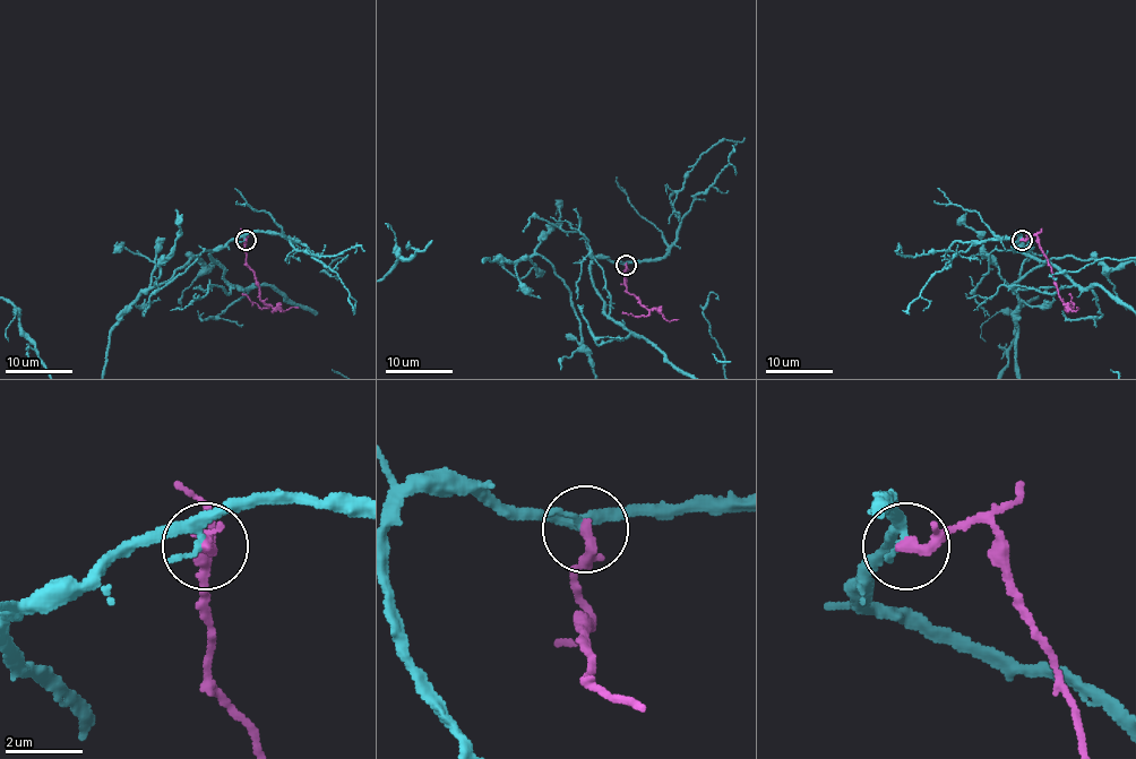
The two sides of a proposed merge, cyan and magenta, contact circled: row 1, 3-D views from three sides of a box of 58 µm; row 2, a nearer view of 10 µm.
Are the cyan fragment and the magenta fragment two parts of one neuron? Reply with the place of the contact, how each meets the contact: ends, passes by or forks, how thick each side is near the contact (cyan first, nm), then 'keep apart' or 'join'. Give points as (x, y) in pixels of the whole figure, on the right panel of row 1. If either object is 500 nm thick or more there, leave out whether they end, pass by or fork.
at (1022, 240); cyan passes by; magenta passes by; 240 nm thick on the cyan side, 220 nm on the other; keep apart

